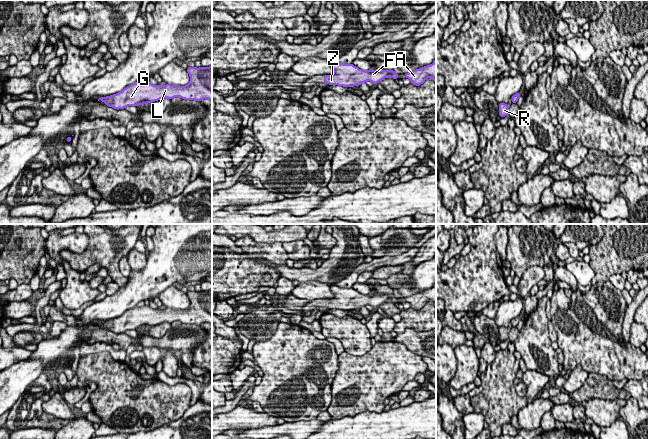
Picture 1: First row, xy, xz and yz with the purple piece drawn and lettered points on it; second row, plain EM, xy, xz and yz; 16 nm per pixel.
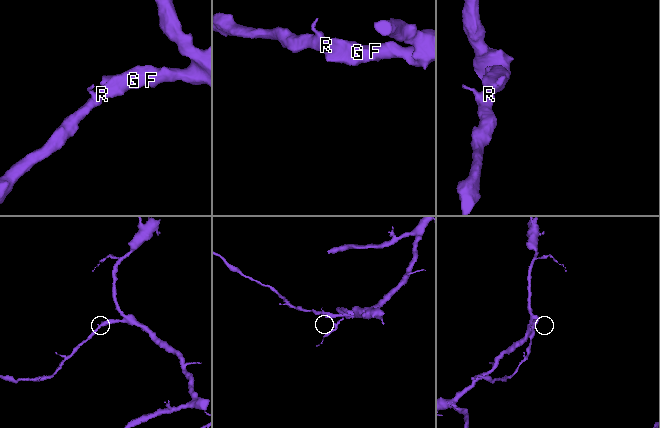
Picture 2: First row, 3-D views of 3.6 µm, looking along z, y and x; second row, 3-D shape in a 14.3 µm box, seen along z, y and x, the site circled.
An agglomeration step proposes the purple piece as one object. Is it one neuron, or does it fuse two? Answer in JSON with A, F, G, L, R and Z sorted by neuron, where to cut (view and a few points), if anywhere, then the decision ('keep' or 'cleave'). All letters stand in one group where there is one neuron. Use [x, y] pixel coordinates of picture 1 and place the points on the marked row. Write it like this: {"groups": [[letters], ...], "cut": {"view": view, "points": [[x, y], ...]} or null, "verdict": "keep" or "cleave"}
{"groups": [["A", "F", "G", "L", "R", "Z"]], "cut": null, "verdict": "keep"}

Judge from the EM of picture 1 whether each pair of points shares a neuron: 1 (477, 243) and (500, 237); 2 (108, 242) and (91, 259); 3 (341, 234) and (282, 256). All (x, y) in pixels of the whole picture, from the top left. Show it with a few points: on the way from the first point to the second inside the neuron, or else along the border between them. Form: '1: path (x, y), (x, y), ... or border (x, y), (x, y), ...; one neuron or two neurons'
1: border (494, 234), (495, 247), (502, 261); two neurons
2: path (104, 246), (95, 255); one neuron
3: border (265, 259), (275, 264), (285, 265); two neurons

